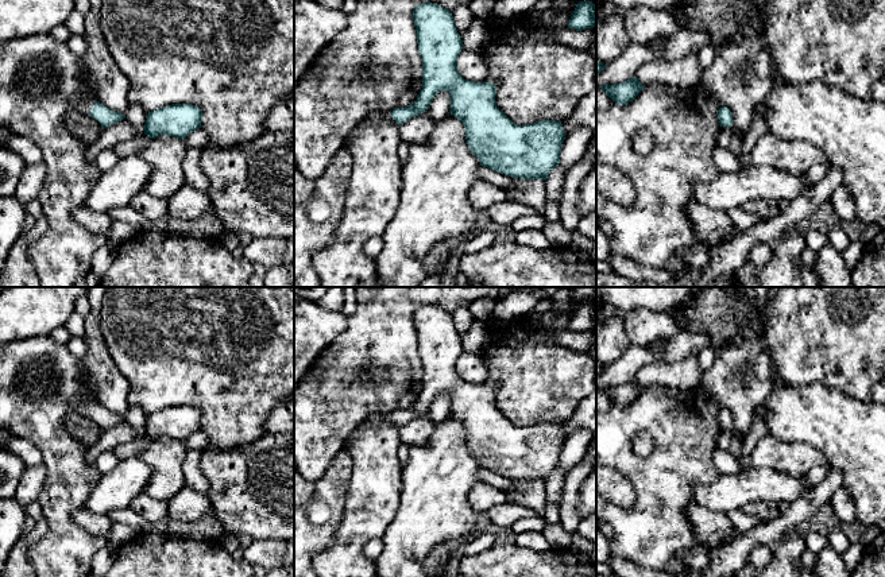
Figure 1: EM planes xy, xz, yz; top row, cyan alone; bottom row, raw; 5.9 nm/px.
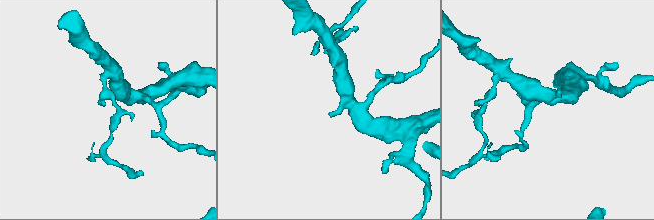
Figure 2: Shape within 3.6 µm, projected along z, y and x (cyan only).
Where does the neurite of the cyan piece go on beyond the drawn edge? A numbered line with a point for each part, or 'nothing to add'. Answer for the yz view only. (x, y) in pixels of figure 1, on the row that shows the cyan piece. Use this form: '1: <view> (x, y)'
nothing to add

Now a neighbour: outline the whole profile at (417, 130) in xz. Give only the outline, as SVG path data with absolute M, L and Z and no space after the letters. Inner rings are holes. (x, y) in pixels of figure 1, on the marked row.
M428 111L411 117L398 128L401 142L407 144L428 143L434 129L434 123L436 121L429 116Z

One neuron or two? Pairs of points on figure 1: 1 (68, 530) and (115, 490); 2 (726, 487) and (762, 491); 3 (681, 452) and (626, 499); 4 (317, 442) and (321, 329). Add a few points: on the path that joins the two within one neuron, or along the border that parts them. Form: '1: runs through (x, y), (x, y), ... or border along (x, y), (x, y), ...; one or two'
1: border along (99, 479), (82, 507); two
2: runs through (735, 488), (753, 488); one
3: border along (614, 468), (633, 487), (634, 502), (627, 508); two
4: border along (343, 332), (321, 352), (308, 370); two

